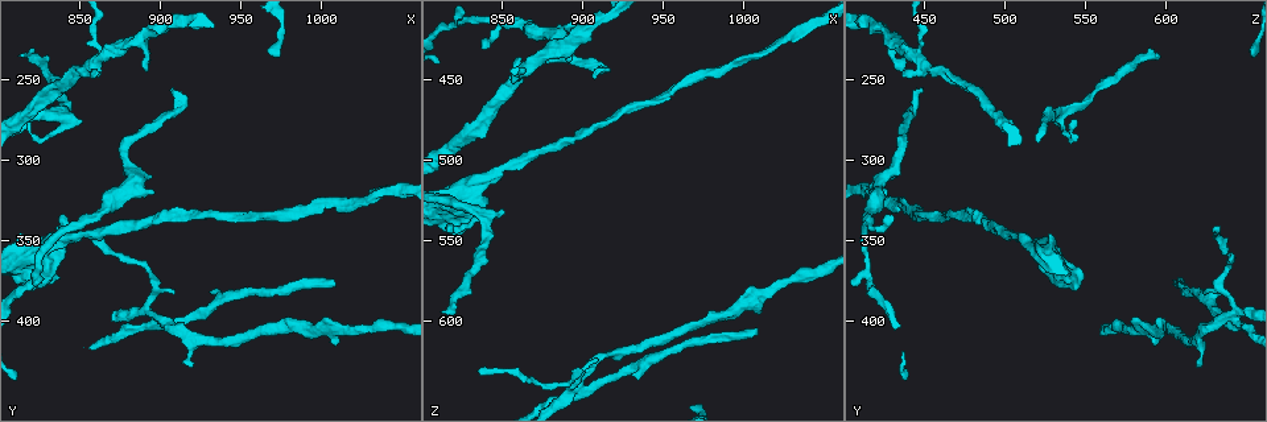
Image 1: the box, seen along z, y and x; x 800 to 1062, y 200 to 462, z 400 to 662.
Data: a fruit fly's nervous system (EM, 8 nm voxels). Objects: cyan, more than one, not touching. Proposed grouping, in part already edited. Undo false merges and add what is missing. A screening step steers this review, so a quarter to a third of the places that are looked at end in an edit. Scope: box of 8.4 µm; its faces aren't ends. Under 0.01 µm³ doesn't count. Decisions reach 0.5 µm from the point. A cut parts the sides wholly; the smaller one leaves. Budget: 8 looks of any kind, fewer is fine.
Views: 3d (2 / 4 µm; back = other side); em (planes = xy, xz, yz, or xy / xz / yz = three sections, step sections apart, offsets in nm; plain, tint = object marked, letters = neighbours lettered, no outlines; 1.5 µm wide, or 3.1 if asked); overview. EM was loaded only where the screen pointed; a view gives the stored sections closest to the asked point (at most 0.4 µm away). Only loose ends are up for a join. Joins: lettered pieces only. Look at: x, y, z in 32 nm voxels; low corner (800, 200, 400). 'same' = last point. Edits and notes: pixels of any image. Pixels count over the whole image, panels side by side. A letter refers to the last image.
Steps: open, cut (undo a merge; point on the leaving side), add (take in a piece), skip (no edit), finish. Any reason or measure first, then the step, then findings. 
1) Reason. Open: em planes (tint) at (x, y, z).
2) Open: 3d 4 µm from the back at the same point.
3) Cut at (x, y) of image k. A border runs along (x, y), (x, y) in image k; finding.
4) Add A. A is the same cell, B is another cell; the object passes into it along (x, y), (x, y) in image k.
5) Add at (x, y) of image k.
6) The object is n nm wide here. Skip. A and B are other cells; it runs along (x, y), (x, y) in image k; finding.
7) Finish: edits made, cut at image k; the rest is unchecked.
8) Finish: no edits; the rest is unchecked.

Looks like a crossing. Open: em xy step 8 (tint) at (896, 398, 640).

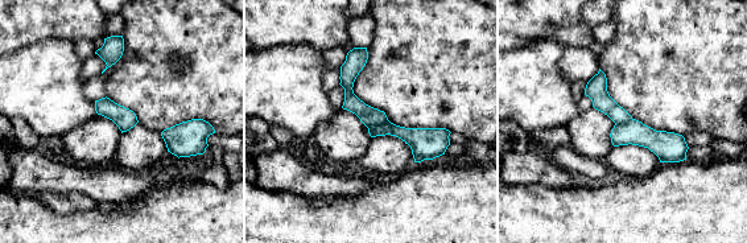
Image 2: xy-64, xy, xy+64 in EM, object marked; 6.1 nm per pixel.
Open: em planes (letters) at the same point.

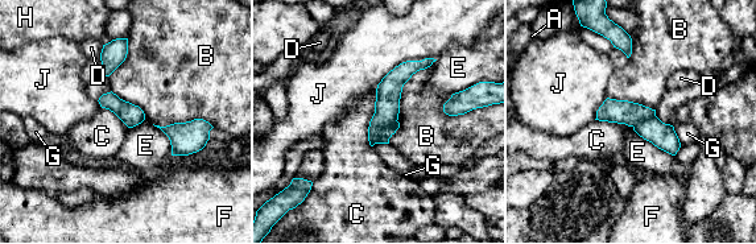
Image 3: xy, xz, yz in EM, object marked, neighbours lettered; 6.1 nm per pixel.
The longest contact is with B, 600 nm. Cut at (385, 135) of image 3. A, B, C, D, E, F, G, H and J are other cells; a border runs along (396, 120), (388, 124), (372, 144) in image 3; two neurons meet here.

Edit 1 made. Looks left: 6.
Thin neck. Open: em planes (letters) at (856, 346, 504).

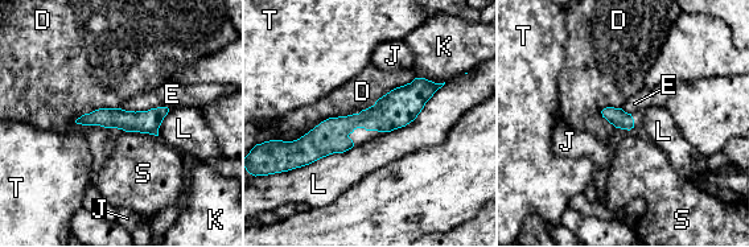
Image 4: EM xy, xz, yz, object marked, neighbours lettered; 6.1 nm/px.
Skip. D, E, J, K, L, S and T are other cells; it runs along (435, 86), (383, 116), (307, 140) in image 4; all the same neuron.

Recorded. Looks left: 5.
Thin end. Open: 3d 2 µm at (838, 334, 428).

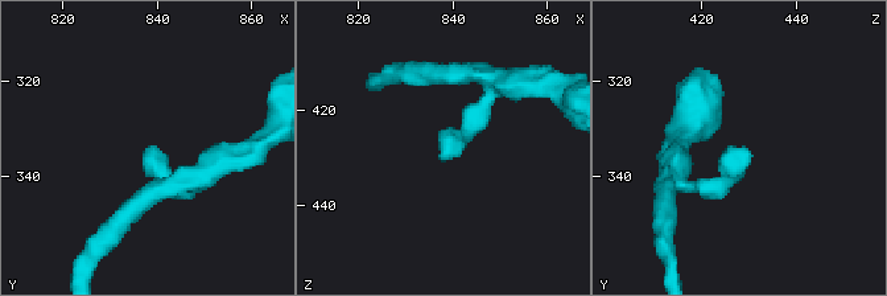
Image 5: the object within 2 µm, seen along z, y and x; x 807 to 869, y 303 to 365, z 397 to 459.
Open: em planes (plain) at (838, 334, 429).

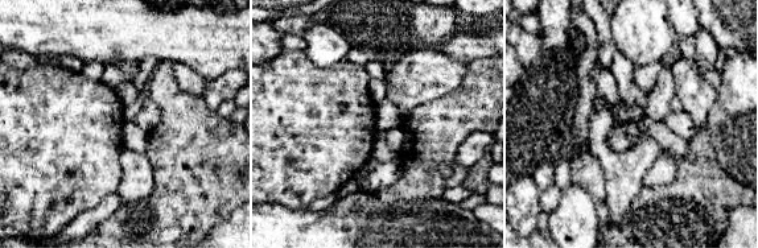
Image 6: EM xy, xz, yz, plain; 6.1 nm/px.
What lies round it. Open: em planes (letters) at the same point.

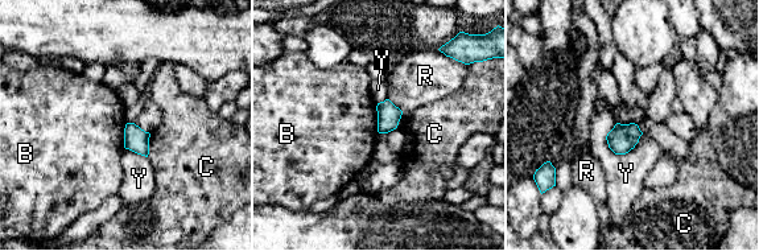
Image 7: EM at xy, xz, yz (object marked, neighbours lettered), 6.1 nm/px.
Skip. B, C, R and Y are other cells; a border runs along (378, 105), (376, 131) in image 7; no lettered piece goes on from it.

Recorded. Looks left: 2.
Finish: edits made, cut at image 3; the rest is unchecked.

